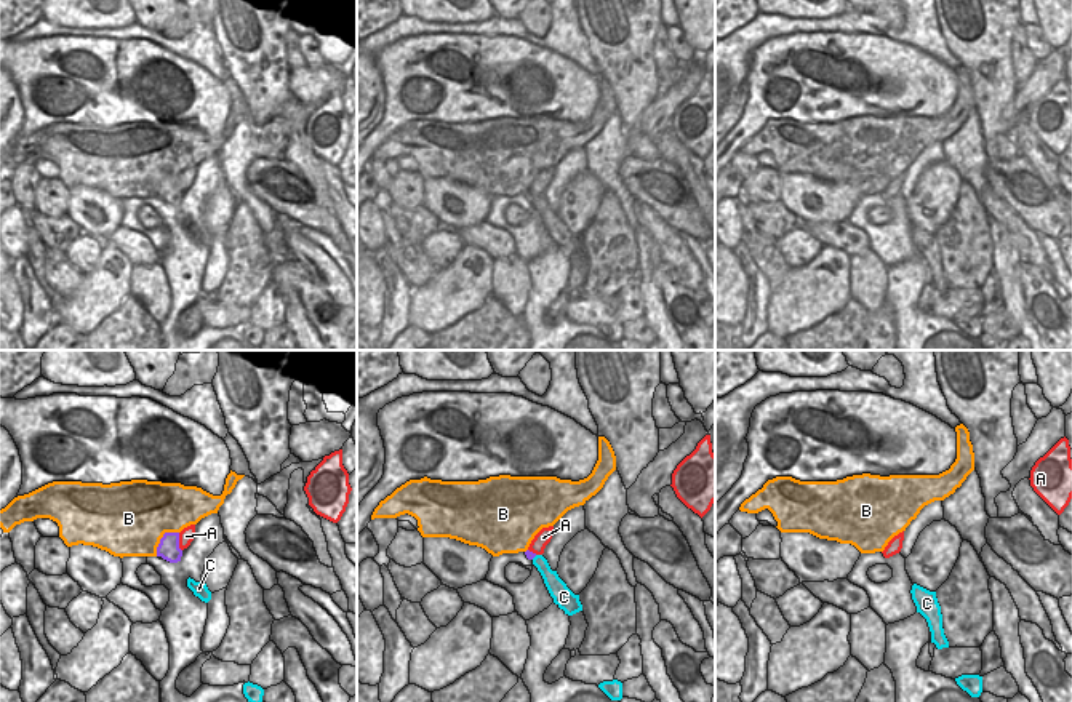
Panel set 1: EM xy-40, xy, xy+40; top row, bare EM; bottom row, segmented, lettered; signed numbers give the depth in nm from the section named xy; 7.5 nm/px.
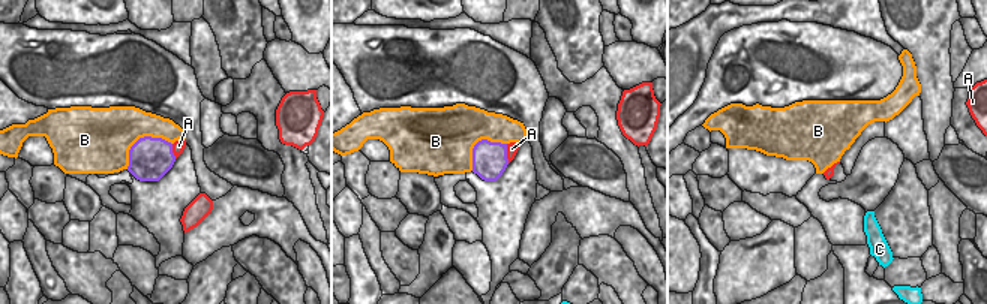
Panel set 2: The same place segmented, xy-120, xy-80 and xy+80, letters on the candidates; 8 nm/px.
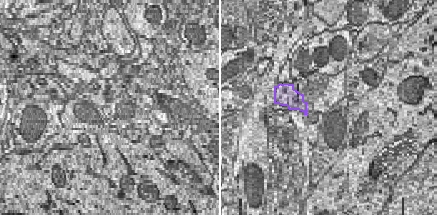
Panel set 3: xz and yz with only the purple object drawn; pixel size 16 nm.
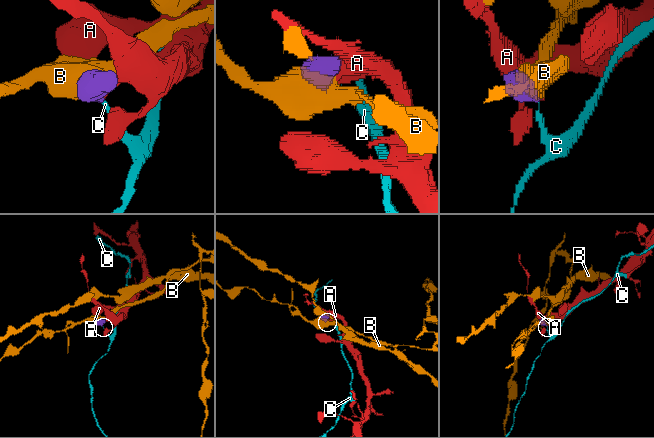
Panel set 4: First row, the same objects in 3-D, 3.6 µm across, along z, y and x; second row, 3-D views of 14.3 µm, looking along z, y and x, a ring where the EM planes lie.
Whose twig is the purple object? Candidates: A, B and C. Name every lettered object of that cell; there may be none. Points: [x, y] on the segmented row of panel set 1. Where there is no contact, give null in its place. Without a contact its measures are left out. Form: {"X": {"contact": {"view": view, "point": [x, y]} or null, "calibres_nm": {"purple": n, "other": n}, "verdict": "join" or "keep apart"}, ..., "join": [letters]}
{"A": {"contact": {"view": "xy-40", "point": [178, 542]}, "calibres_nm": {"purple": 170, "other": 120}, "verdict": "keep apart"}, "B": {"contact": {"view": "xy-40", "point": [162, 538]}, "calibres_nm": {"purple": 170, "other": 500}, "verdict": "keep apart"}, "C": {"contact": {"view": "xy", "point": [533, 557]}, "calibres_nm": {"purple": 70, "other": 120}, "verdict": "join"}, "join": ["C"]}

